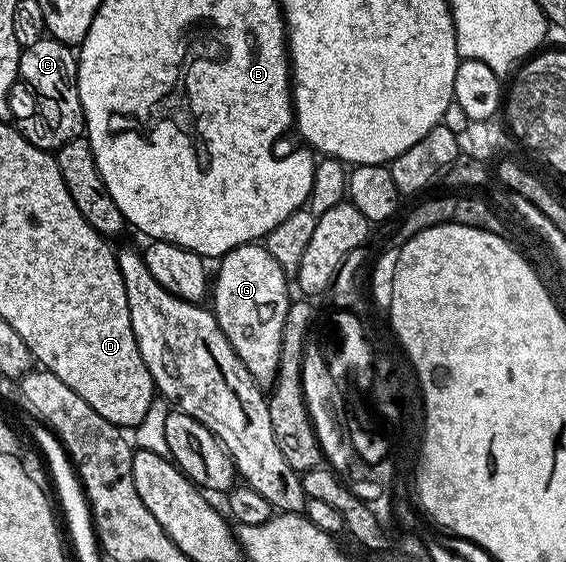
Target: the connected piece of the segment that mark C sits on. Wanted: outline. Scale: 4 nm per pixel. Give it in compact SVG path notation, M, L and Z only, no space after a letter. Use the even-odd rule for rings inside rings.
M42 35L38 41L26 44L21 50L19 63L20 80L32 82L38 95L38 107L43 107L50 117L44 121L49 129L43 145L53 151L65 141L73 140L85 133L85 112L81 110L81 100L77 90L77 57L70 46L54 37Z

